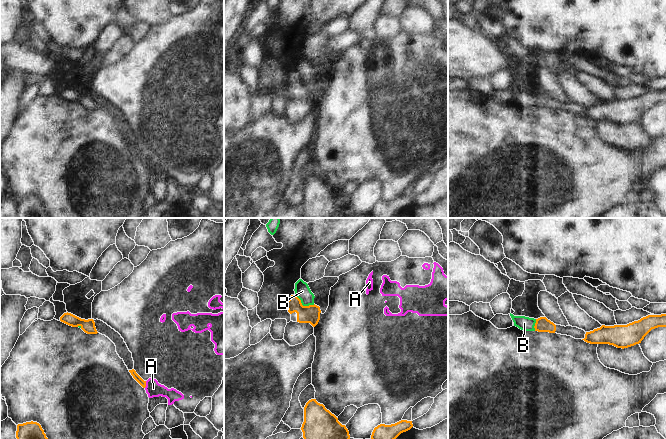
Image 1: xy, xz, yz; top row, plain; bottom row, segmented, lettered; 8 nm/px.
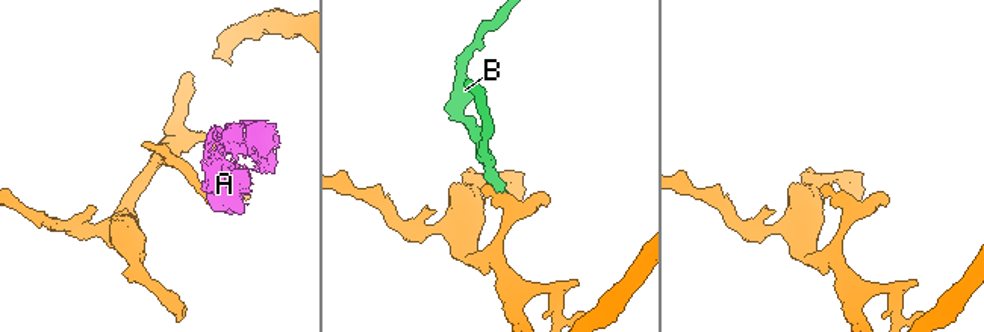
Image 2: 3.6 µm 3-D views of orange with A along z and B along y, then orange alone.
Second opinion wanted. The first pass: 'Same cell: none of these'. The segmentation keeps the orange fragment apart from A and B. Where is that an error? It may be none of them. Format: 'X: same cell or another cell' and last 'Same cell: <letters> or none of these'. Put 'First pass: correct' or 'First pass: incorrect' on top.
First pass: incorrect
A: another cell
B: same cell
Same cell: B

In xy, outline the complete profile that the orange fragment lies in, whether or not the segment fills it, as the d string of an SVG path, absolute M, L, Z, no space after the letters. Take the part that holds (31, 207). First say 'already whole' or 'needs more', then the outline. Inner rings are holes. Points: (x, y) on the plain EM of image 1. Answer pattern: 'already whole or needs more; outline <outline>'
already whole; outline M26 198L17 201L18 218L49 218L41 201L37 198Z

